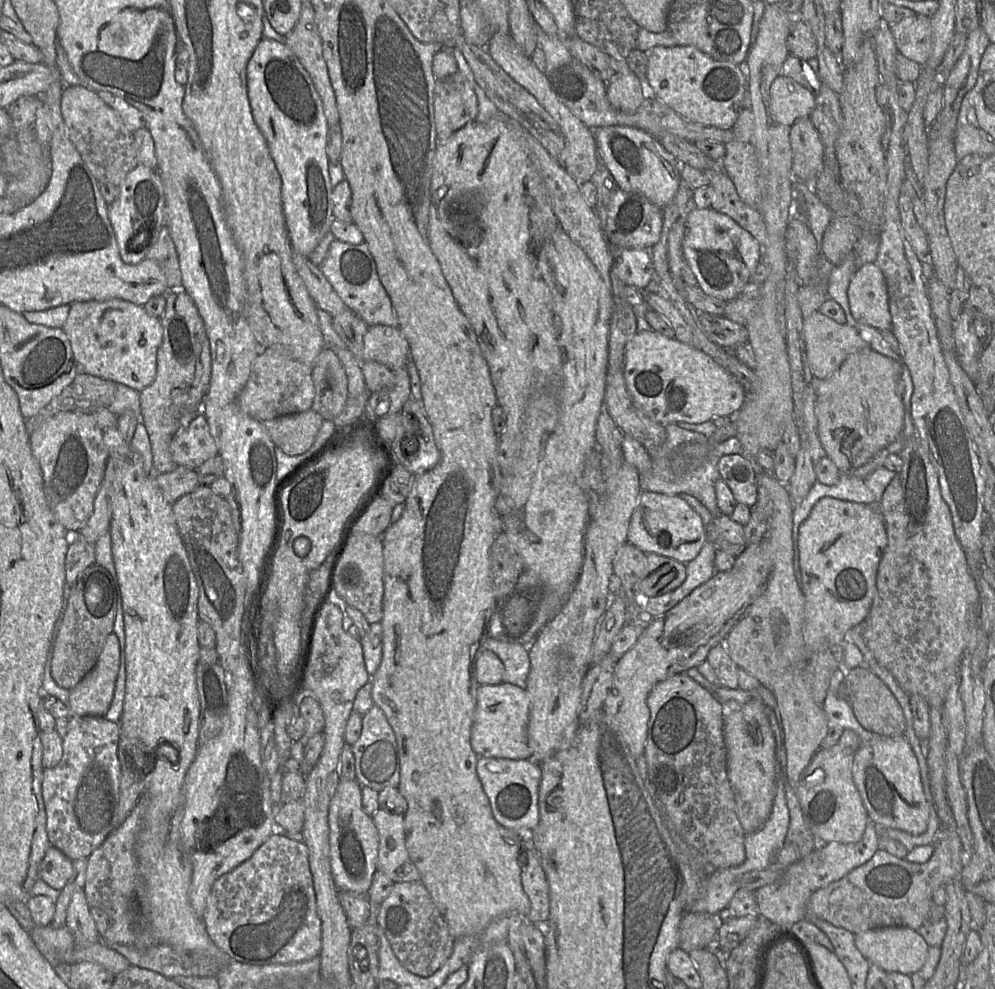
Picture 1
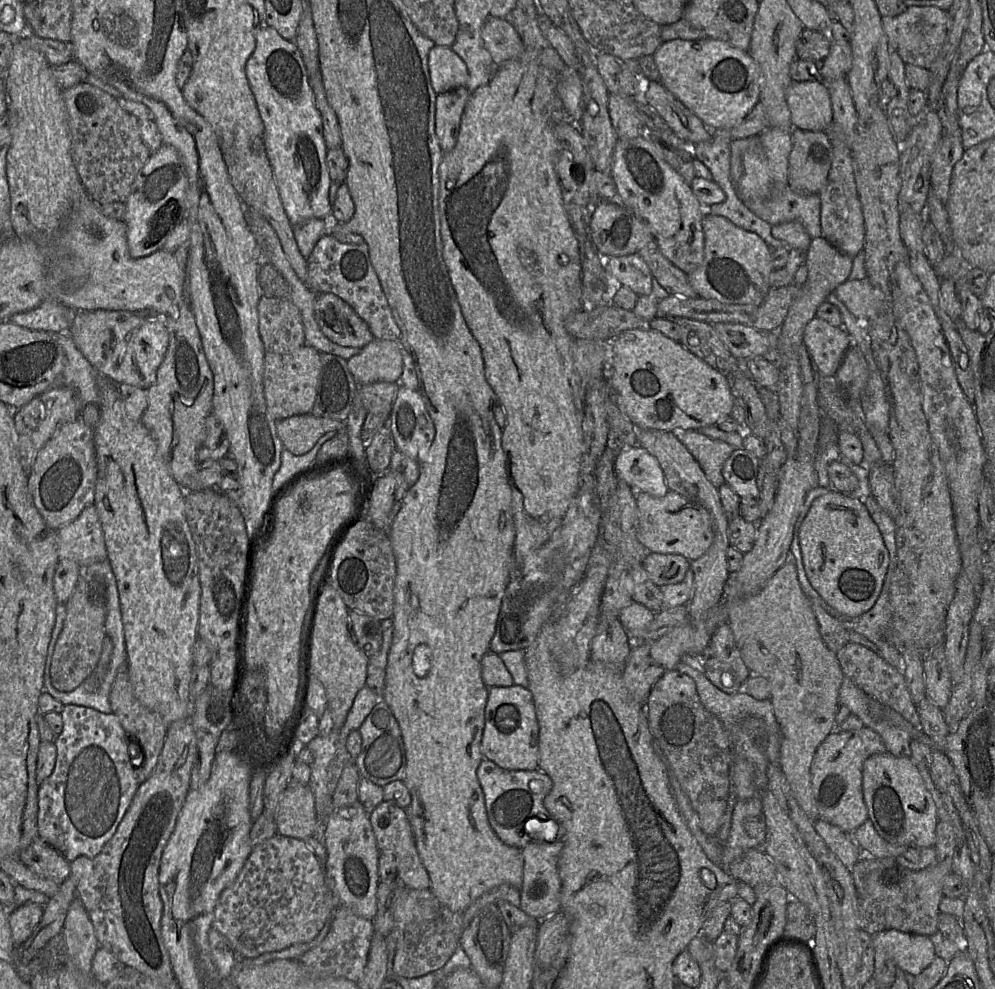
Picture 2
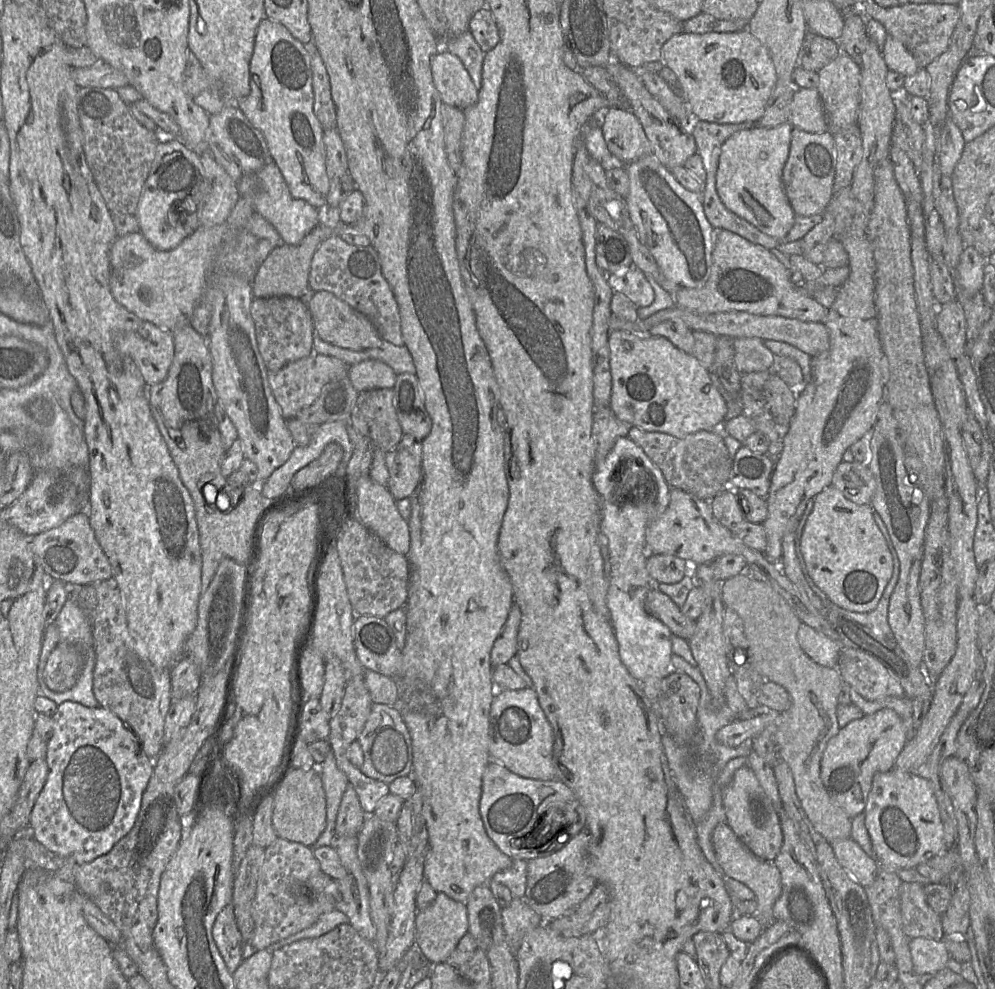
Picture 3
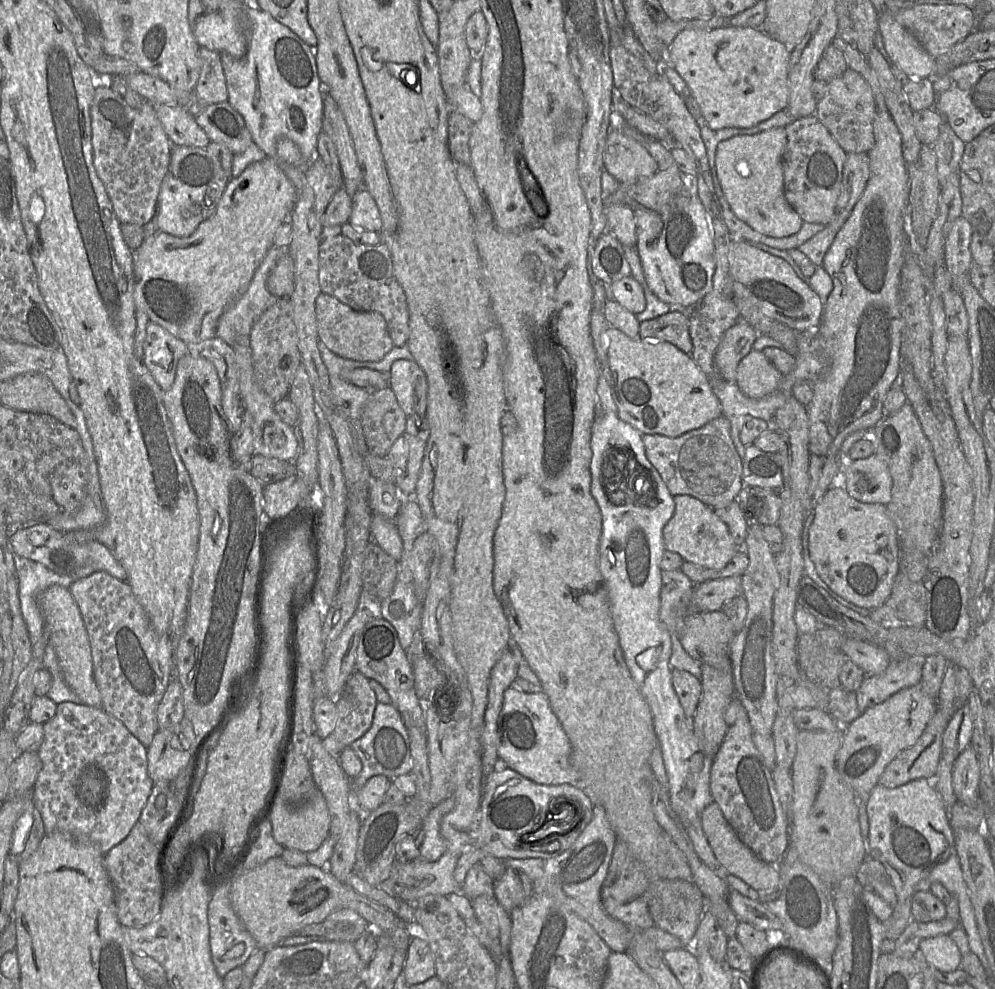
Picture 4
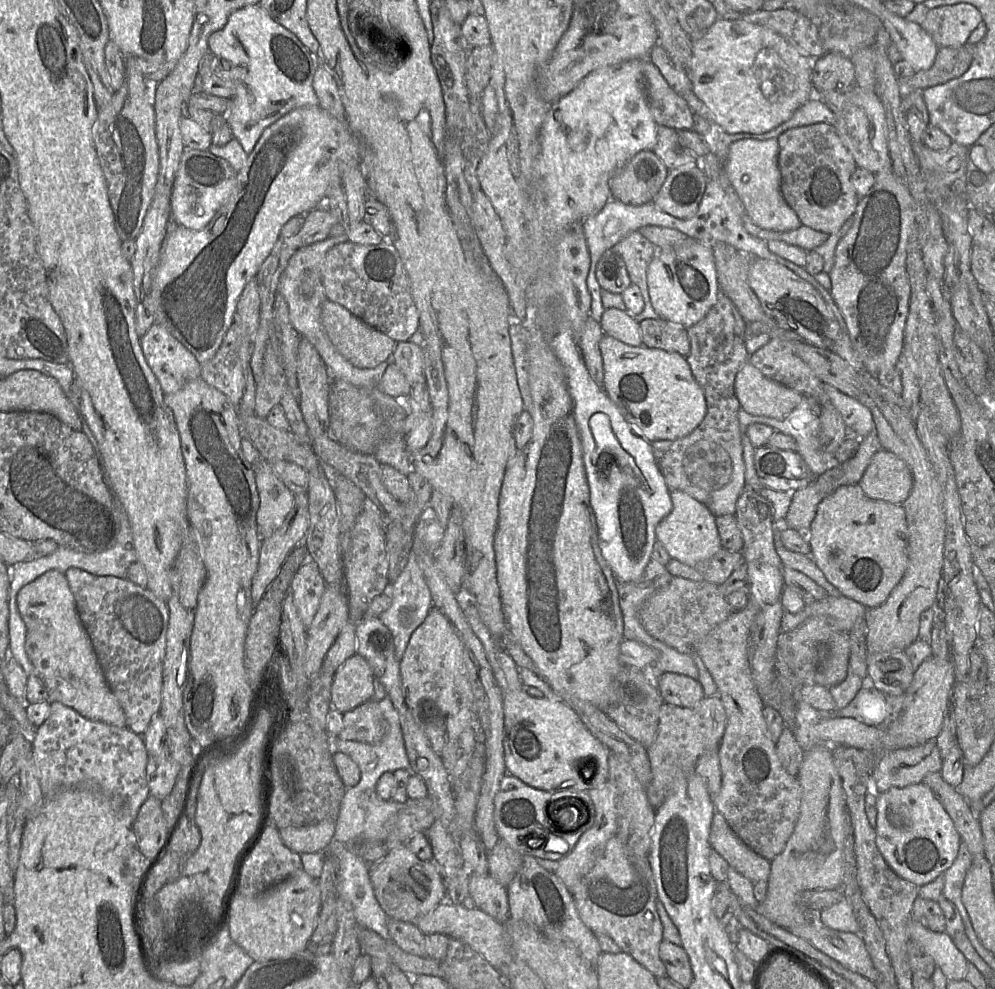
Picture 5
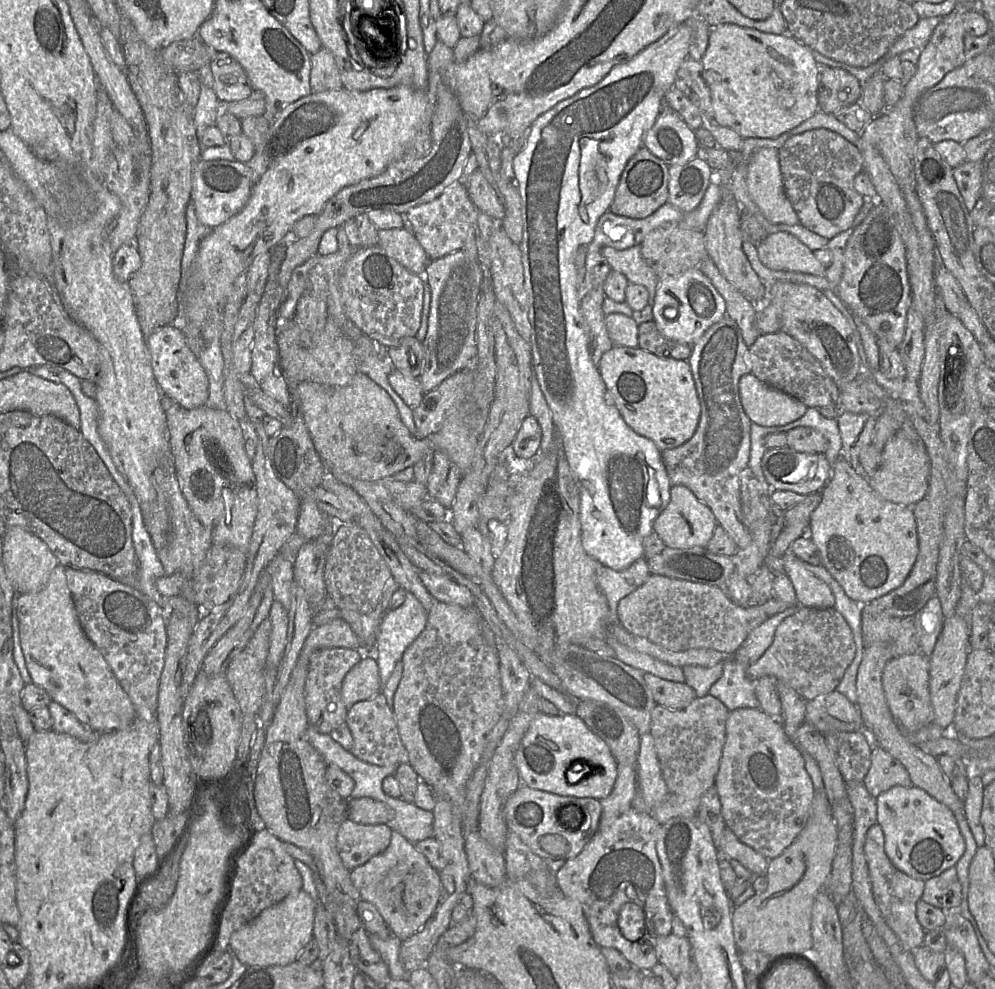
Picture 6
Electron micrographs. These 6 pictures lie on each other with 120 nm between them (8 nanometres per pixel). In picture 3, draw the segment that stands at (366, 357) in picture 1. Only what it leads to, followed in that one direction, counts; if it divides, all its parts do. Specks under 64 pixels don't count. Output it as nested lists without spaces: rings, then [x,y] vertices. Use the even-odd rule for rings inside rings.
[[[364,360],[349,368],[349,379],[358,393],[381,388],[393,389],[396,377],[394,370],[379,360]]]

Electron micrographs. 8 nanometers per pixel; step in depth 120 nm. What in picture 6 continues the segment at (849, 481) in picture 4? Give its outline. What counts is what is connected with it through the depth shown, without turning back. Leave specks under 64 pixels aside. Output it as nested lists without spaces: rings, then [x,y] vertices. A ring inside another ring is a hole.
[[[904,425],[885,444],[881,464],[868,482],[873,490],[884,499],[902,505],[913,506],[925,496],[929,477],[930,458],[926,447],[912,426]]]

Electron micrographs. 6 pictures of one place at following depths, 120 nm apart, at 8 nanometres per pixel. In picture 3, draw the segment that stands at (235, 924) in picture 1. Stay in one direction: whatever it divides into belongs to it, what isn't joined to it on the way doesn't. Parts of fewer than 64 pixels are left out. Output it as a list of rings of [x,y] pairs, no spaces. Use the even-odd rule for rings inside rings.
[[[278,837],[265,848],[252,905],[253,932],[249,937],[241,932],[244,941],[256,951],[264,950],[312,926],[320,914],[310,901],[305,882],[321,872],[320,864],[309,846]]]

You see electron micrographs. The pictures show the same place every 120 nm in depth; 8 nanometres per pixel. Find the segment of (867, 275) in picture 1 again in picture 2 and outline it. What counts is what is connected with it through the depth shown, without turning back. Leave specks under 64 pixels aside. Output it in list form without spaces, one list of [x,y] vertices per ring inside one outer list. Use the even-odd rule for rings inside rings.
[[[867,278],[847,280],[836,287],[833,293],[845,304],[850,313],[863,323],[881,312],[886,299]]]

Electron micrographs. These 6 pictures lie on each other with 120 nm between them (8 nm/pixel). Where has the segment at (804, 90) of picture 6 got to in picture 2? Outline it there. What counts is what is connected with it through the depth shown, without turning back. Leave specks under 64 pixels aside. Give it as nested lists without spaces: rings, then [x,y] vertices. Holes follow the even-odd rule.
[[[674,39],[663,42],[652,55],[660,82],[710,130],[730,129],[759,101],[759,69],[748,51],[717,39]]]

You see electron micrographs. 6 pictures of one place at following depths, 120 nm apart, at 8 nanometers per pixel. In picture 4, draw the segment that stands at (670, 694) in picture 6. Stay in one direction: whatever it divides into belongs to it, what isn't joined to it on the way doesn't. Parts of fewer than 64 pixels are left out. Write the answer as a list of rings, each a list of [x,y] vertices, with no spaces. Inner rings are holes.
[[[673,668],[672,684],[681,707],[688,718],[693,718],[702,696],[702,683],[685,670]]]

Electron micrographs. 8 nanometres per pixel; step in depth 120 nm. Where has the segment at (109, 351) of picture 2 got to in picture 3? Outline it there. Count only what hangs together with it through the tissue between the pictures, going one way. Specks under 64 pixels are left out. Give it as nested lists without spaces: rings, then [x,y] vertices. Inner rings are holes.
[[[151,322],[123,335],[117,344],[118,351],[130,357],[137,366],[146,385],[162,382],[174,357],[174,338],[171,331]]]

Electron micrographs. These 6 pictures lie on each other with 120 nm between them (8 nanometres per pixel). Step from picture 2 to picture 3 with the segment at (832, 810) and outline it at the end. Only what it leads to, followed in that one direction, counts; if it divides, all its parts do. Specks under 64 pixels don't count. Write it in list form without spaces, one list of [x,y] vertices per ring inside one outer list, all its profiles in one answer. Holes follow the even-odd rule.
[[[888,708],[864,715],[840,728],[828,741],[821,760],[821,780],[832,801],[851,819],[864,812],[874,775],[891,770],[907,742],[902,718]]]

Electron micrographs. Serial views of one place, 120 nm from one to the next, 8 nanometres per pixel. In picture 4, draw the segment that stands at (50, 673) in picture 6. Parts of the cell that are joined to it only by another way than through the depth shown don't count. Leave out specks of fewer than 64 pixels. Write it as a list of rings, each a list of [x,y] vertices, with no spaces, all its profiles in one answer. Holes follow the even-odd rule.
[[[52,585],[37,595],[37,604],[44,620],[47,645],[54,647],[66,684],[77,694],[81,704],[102,707],[101,694],[94,679],[89,636],[70,590]]]

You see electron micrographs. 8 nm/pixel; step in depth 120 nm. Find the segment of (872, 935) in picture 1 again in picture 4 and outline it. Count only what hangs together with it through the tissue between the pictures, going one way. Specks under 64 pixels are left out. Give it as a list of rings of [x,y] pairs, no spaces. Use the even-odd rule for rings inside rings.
[[[947,934],[921,940],[918,950],[926,962],[937,971],[953,972],[960,968],[961,952]]]

